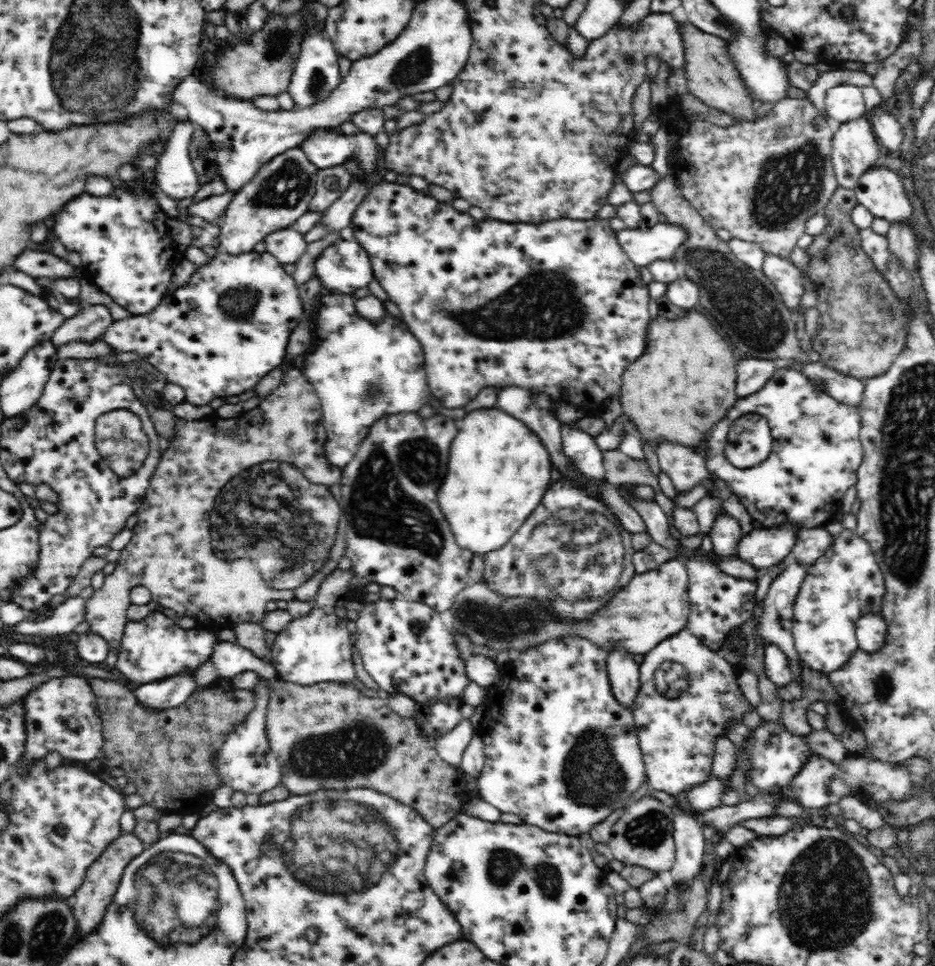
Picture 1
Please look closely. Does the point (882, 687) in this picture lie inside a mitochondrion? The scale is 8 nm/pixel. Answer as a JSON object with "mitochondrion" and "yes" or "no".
{"mitochondrion":"yes"}

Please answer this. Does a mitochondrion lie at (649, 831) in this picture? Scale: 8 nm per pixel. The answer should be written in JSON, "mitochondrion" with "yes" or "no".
{"mitochondrion":"yes"}

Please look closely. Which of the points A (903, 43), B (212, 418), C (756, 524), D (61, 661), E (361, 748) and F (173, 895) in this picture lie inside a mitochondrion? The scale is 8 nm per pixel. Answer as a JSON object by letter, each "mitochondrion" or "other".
{"A":"other","B":"other","C":"other","D":"other","E":"mitochondrion","F":"mitochondrion"}

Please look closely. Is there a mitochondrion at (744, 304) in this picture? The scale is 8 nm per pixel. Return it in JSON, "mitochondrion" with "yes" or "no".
{"mitochondrion":"yes"}

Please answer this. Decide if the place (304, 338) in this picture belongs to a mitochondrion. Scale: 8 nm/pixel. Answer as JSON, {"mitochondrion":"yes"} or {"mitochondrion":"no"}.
{"mitochondrion":"yes"}

